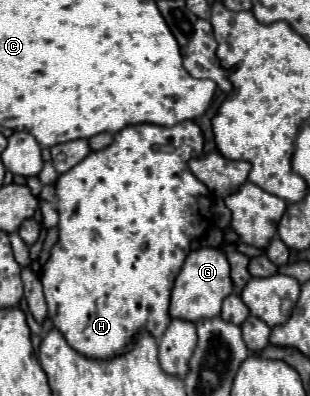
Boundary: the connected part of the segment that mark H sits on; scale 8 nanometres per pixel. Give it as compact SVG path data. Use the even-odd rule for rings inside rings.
M187 120L171 128L155 126L155 124L137 124L137 126L127 126L119 130L113 138L113 144L107 146L105 150L91 152L83 162L79 162L75 168L69 172L61 174L57 184L55 184L55 196L57 196L57 212L59 212L59 240L51 250L51 256L47 264L42 267L41 283L45 300L49 306L49 318L55 324L57 330L63 332L65 340L69 346L73 346L79 354L85 354L89 358L115 358L117 354L125 354L125 350L133 348L135 336L141 332L149 332L153 338L161 338L165 334L165 326L169 326L171 316L169 316L169 294L173 290L173 278L177 278L177 270L181 270L181 262L185 262L185 254L189 254L189 246L195 240L197 232L205 230L201 222L209 222L207 218L211 216L211 196L209 190L203 182L199 182L187 162L191 158L201 158L203 156L203 132L201 128Z

